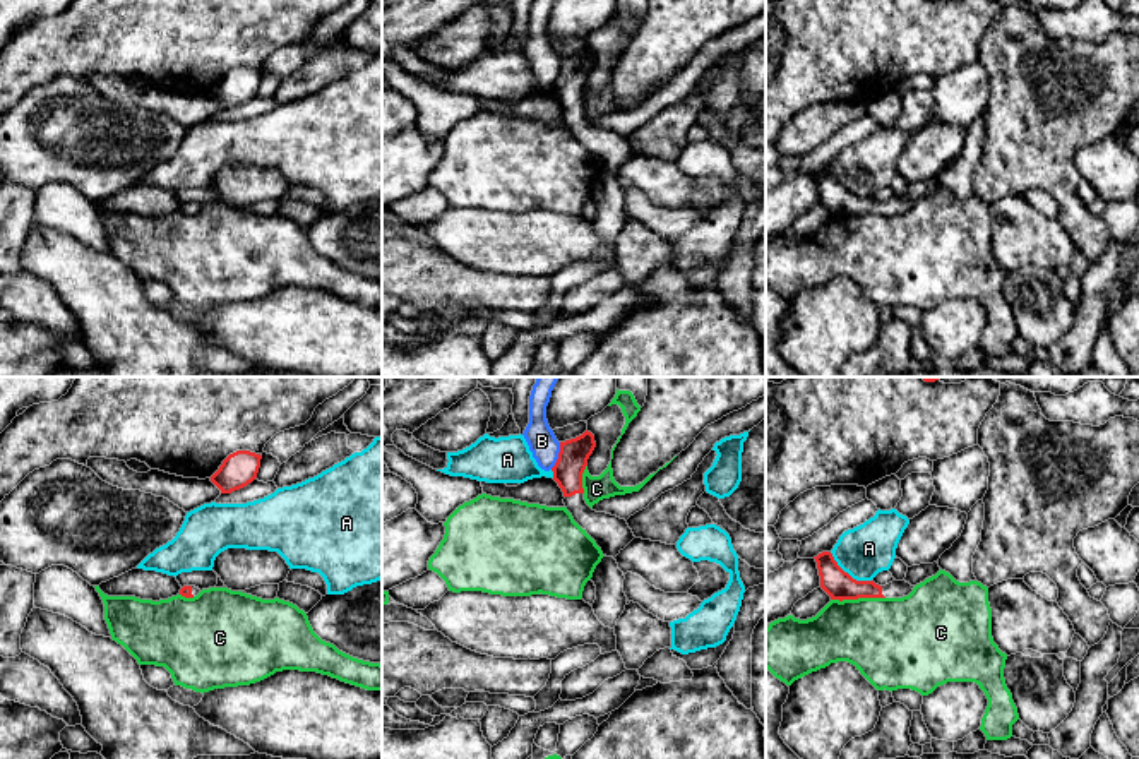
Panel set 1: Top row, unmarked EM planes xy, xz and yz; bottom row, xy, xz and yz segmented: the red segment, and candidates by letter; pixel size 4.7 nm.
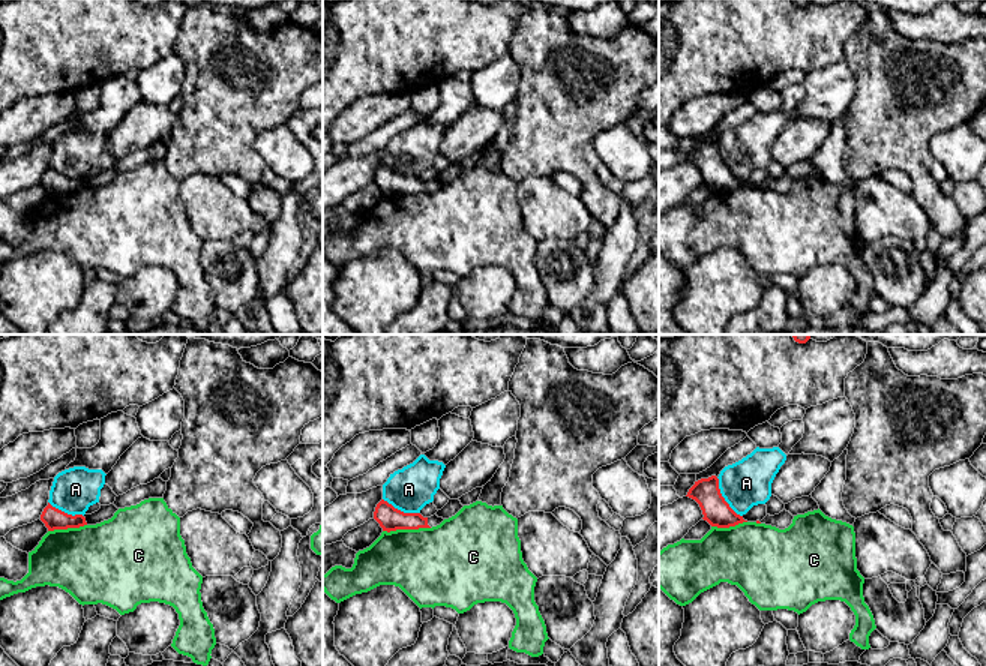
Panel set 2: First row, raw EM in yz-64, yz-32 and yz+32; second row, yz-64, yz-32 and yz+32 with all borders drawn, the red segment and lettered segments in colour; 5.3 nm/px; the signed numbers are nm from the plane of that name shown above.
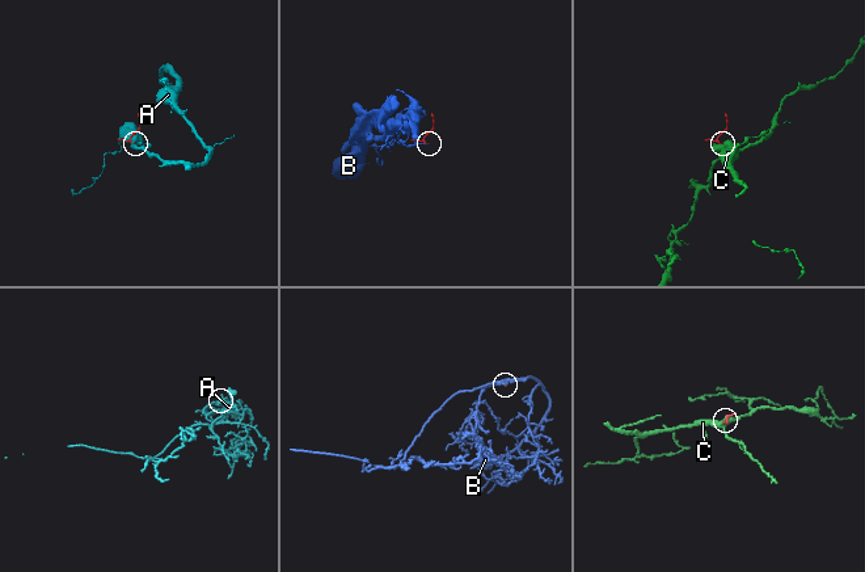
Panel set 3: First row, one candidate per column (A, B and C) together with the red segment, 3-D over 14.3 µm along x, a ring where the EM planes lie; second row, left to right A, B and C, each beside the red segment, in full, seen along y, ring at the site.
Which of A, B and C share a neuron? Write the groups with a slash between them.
A / B / C

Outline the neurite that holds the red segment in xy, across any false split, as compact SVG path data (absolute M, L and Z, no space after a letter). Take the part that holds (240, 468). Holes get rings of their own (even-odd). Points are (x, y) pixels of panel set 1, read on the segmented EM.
M236 451L223 461L219 469L211 476L211 481L221 493L240 490L257 478L260 459L260 454Z

